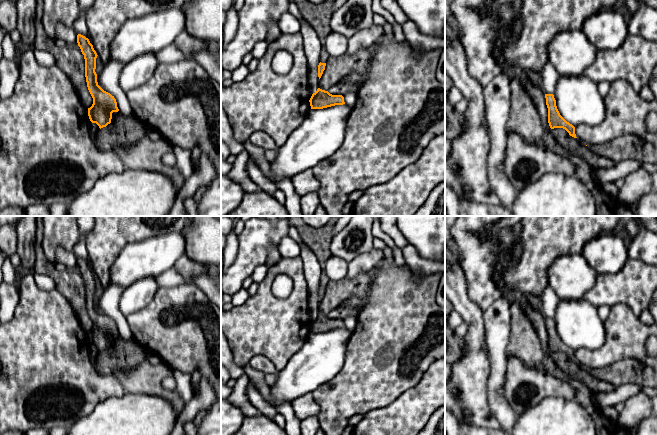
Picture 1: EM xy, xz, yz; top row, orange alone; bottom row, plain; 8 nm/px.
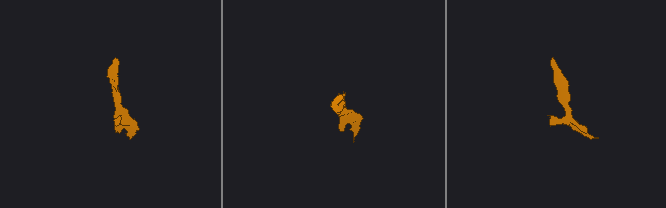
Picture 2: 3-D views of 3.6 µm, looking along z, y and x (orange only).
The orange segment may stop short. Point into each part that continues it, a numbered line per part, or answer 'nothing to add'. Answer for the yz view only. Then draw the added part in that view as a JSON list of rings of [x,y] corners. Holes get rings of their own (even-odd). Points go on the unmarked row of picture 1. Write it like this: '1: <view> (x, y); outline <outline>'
nothing to add

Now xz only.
1: xz (324, 280); outline [[[323,273],[321,276],[321,279],[320,279],[320,286],[326,287],[326,285],[328,284],[329,281],[330,280],[329,280],[328,276],[325,273]]]

